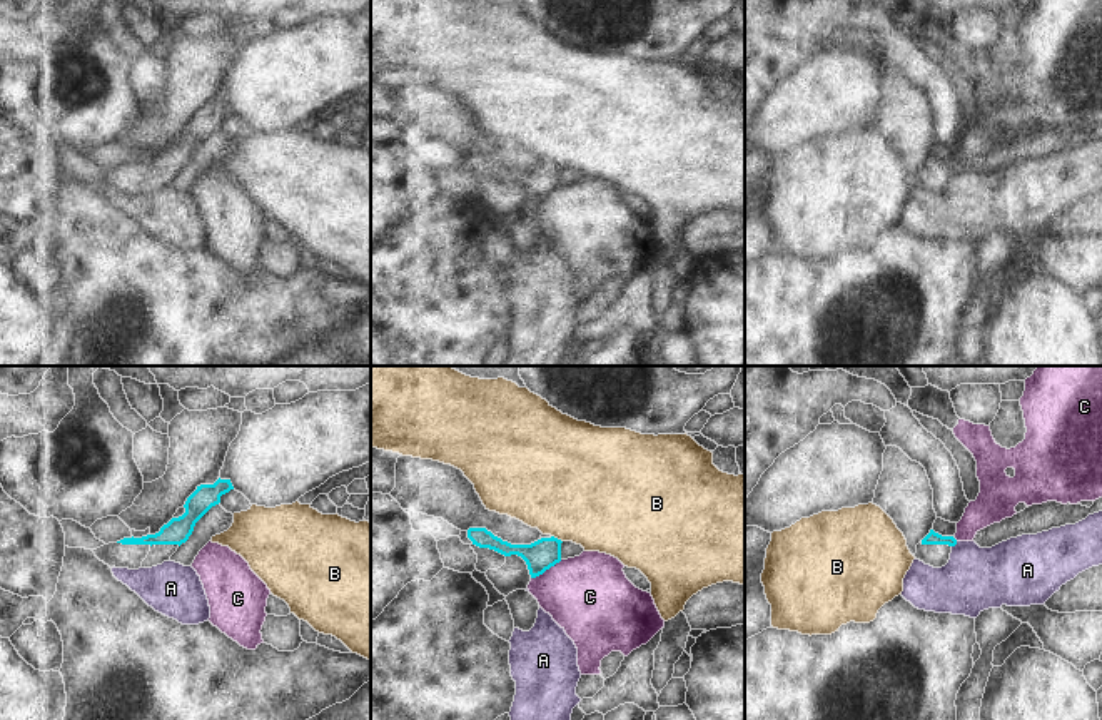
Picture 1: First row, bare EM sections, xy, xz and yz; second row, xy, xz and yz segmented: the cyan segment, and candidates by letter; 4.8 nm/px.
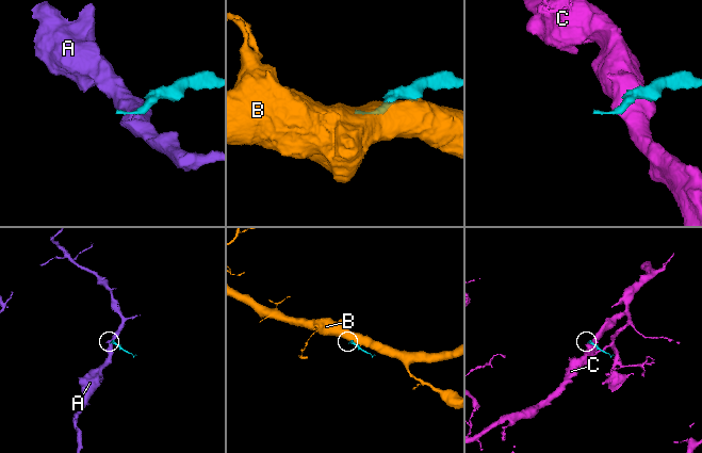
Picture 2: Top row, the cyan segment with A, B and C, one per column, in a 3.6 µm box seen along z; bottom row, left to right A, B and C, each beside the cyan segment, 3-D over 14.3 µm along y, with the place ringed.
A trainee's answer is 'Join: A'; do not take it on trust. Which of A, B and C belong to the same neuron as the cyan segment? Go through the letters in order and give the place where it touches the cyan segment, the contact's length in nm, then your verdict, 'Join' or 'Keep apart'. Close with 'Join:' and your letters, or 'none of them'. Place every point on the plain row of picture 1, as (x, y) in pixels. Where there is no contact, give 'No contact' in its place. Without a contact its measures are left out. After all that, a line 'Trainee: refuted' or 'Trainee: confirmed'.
A: Touches cyan at yz (954, 171). Shared border 40 nm. Keep apart
B: Touches cyan at xz (556, 164). Shared border 70 nm. Keep apart
C: Touches cyan at xz (546, 194). Shared border 180 nm. Keep apart
Join: none of them
Trainee: refuted

